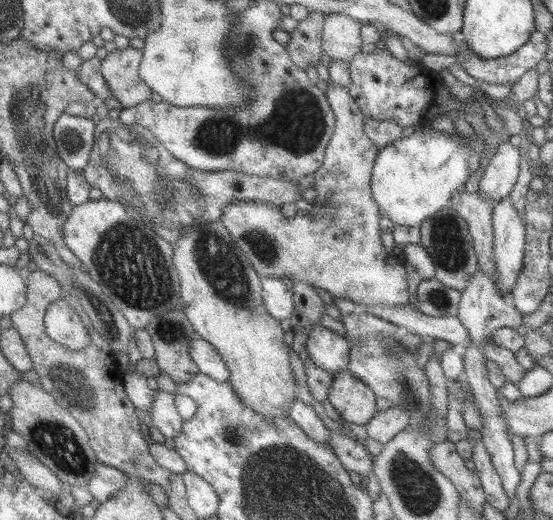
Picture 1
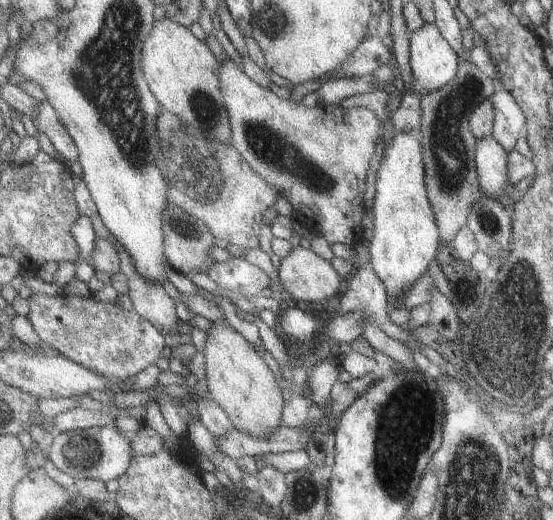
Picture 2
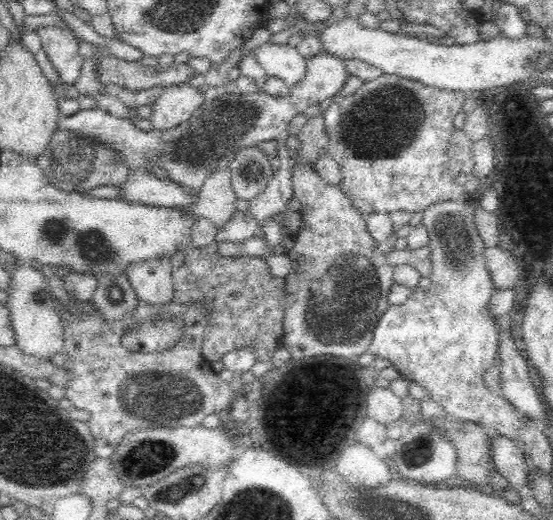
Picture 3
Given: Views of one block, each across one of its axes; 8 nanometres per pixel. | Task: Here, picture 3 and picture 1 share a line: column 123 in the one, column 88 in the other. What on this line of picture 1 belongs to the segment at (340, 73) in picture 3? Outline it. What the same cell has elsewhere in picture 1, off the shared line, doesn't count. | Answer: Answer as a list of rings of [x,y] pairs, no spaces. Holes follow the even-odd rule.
[[[65,113],[57,122],[55,136],[61,156],[73,172],[90,166],[99,138],[99,126],[90,116]]]

